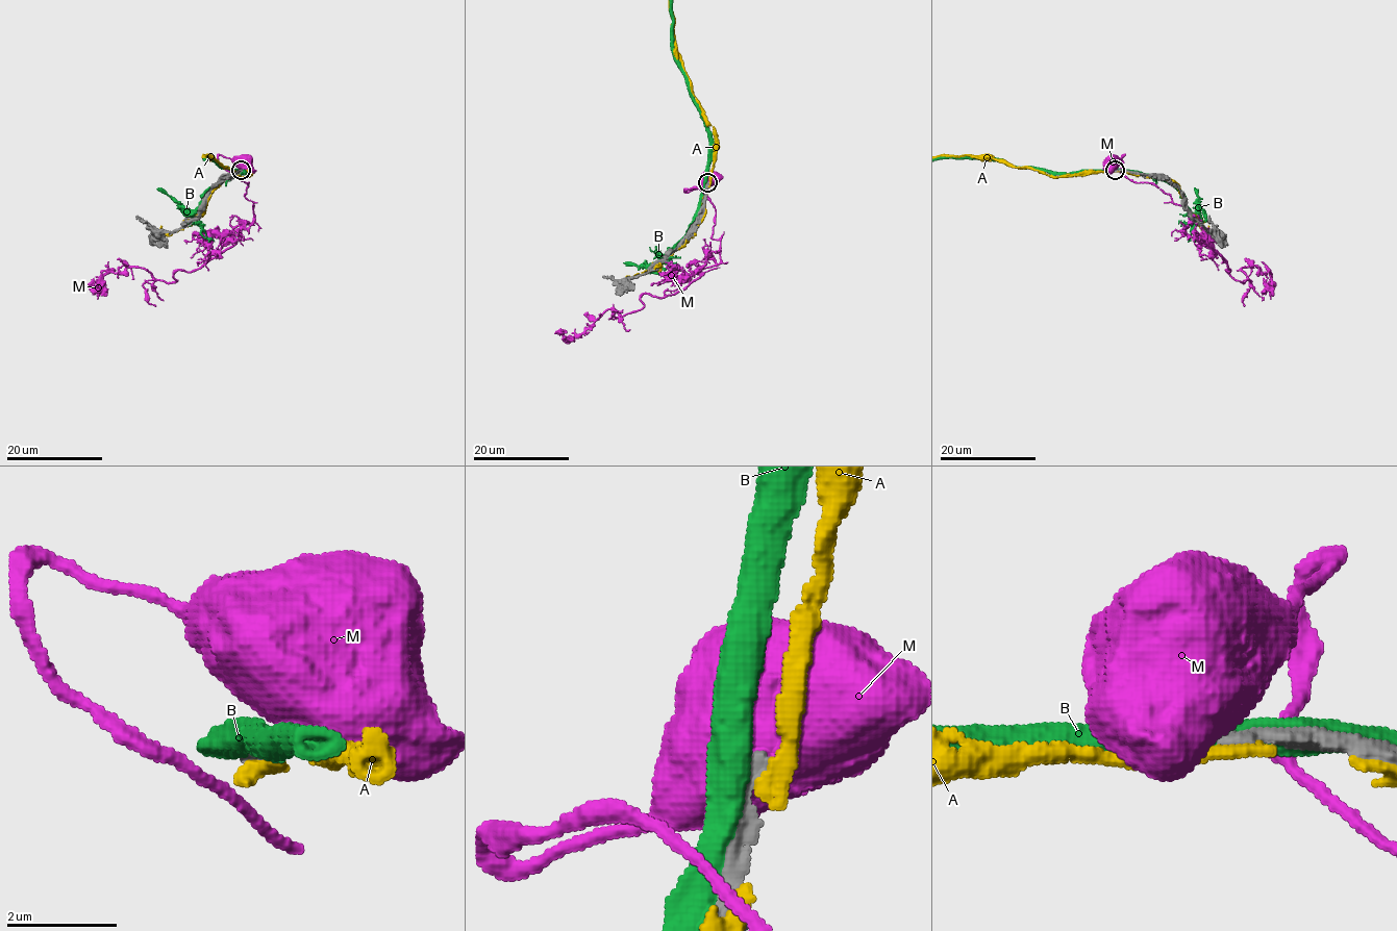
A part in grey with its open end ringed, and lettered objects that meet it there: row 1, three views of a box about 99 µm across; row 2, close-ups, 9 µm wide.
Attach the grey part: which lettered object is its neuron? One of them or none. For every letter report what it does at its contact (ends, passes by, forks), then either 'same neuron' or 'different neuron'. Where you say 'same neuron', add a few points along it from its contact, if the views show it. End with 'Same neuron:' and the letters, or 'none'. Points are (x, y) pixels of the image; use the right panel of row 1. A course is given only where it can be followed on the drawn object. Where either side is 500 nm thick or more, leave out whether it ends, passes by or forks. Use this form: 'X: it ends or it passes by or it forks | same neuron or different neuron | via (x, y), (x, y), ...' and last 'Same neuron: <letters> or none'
A: it ends | different neuron
B: different neuron
M: different neuron
Same neuron: none

